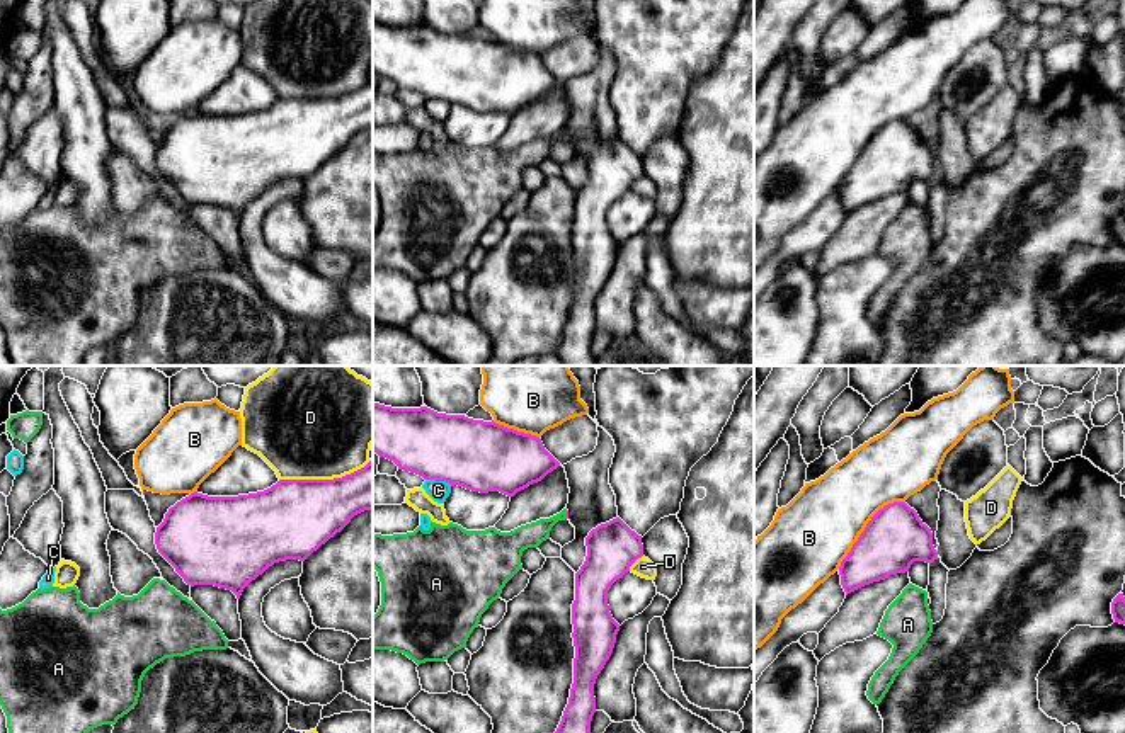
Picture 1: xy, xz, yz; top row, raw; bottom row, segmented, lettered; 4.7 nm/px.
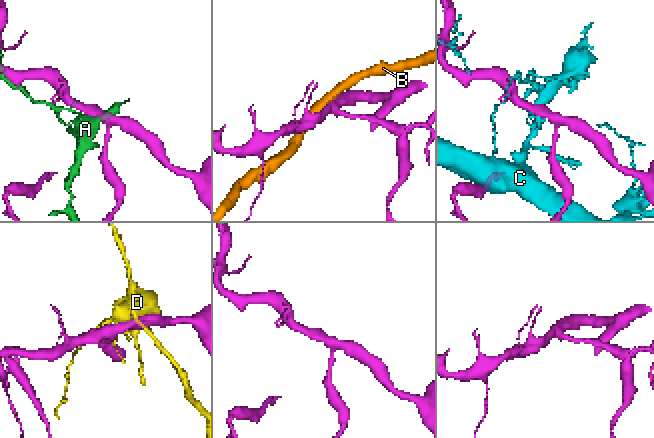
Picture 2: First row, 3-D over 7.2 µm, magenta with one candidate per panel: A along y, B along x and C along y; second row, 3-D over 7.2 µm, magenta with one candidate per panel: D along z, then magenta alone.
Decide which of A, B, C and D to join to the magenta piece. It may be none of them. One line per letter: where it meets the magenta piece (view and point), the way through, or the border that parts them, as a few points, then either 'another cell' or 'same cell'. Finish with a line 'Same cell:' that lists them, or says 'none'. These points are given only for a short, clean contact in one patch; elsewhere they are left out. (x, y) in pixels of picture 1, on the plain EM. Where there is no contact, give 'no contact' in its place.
A: xz (567, 133) | along xz (565, 130), (567, 136) | another cell
B: yz (865, 147) | another cell
C: xz (439, 99) | another cell
D: xy (324, 99) | another cell
Same cell: none

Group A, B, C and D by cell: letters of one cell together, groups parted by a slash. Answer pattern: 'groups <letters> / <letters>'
groups A / B / C / D

